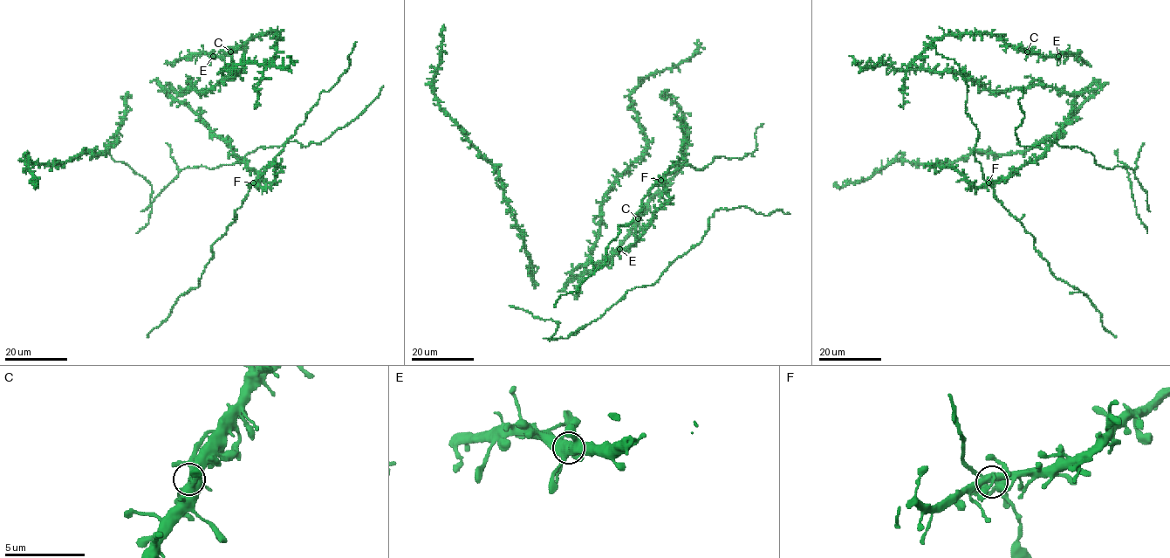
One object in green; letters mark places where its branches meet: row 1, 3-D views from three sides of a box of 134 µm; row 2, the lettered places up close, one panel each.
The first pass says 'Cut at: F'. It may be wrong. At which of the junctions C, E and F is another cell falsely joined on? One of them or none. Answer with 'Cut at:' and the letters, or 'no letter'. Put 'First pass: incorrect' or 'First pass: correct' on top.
First pass: incorrect
Cut at: no letter

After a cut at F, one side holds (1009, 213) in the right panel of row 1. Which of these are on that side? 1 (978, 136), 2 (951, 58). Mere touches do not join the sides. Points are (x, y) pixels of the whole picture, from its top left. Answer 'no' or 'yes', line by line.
1: yes
2: yes

